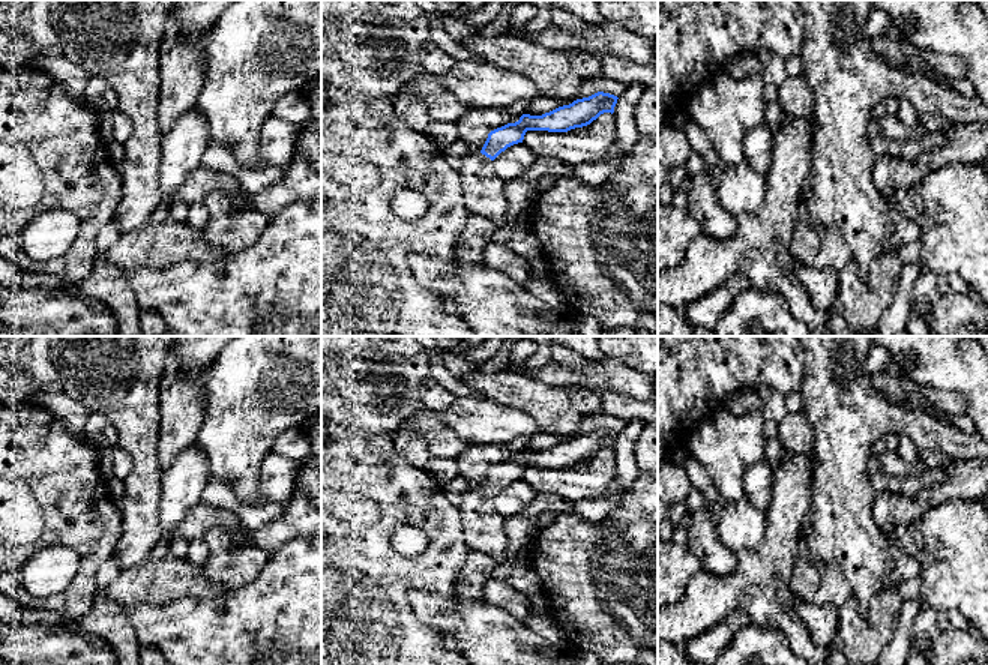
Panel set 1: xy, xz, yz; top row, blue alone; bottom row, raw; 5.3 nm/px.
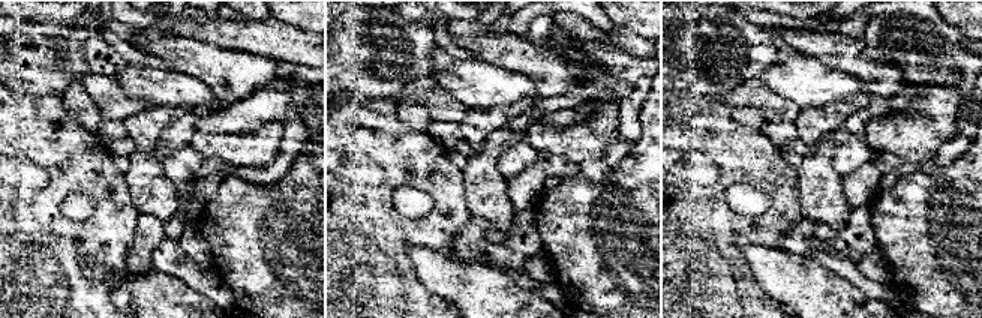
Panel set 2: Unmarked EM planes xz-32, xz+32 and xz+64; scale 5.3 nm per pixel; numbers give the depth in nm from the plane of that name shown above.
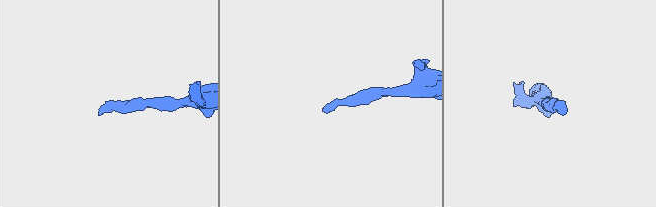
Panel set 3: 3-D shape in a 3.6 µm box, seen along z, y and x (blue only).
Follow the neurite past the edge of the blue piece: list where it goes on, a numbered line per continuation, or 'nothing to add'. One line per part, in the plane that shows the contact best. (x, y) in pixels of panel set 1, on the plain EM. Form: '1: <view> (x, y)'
1: xz (484, 532)

